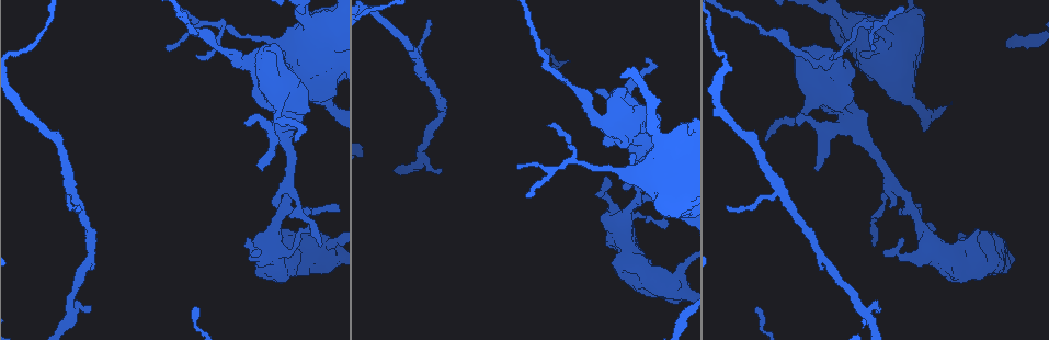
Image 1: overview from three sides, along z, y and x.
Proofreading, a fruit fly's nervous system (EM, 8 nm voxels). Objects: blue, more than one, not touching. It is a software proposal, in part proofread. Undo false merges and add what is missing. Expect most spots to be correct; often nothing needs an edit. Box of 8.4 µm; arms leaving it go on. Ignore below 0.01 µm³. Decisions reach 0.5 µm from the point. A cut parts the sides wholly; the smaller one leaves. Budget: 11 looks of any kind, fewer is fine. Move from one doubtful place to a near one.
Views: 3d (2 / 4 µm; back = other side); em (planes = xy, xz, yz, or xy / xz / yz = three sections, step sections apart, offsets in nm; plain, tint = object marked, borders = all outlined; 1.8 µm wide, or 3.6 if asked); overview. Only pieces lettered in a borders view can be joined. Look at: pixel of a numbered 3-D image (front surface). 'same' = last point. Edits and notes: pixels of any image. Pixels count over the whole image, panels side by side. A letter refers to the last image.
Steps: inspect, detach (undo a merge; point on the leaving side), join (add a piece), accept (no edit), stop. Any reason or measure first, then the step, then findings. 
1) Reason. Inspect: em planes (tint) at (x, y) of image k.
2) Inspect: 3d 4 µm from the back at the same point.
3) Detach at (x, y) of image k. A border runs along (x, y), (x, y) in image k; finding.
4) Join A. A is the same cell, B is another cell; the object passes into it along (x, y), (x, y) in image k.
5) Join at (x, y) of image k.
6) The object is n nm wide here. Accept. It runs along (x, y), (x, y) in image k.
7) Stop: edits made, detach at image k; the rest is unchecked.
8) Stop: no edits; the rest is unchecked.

An open end. Inspect: em yz step 4 (borders) at (294, 140) of image 1.

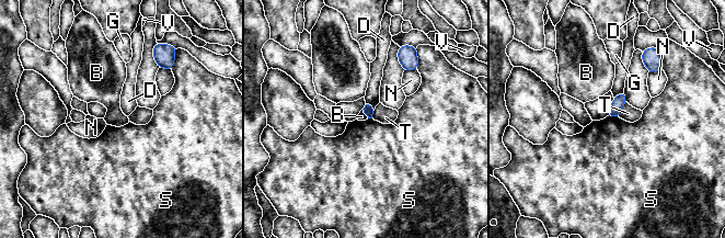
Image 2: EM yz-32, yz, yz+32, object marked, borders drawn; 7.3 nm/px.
Inspect: em planes (borders) at the same point.

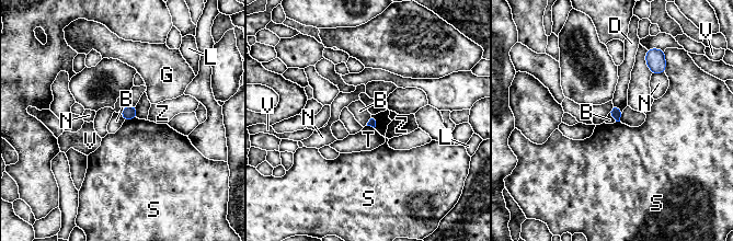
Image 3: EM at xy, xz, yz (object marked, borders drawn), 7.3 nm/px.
Accept. B, D, G, L, N, S, T, V and Z are other cells; a border runs along (119, 112), (124, 121) in image 3; none of them fits.

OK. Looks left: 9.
Abrupt turn. Inspect: 3d 2 µm at (607, 192) of image 1.

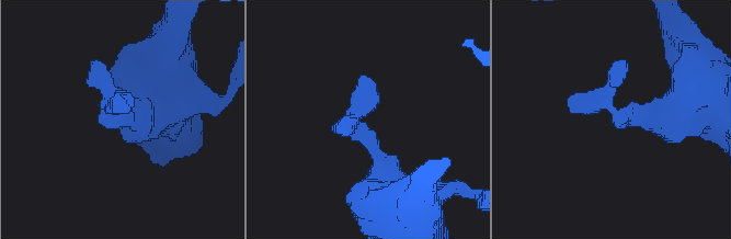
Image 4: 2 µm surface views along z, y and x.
Need the tissue. Inspect: em 3.6 µm xz step 16 (tint) at (616, 116) of image 4.

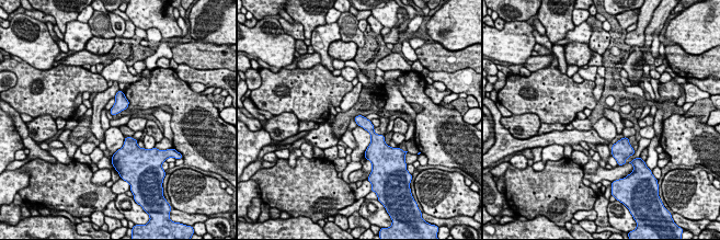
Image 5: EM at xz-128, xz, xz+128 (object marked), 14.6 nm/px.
Cut it another way. Inspect: em 3.6 µm planes (borders) at the same point.

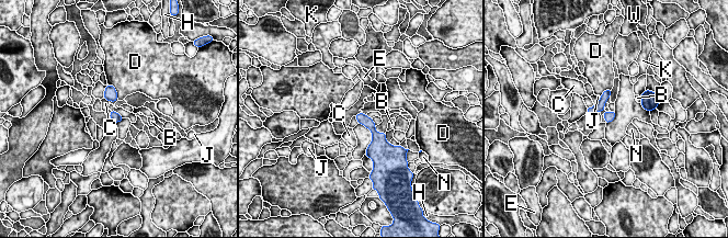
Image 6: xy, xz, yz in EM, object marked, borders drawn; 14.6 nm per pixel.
The longest contact is with D, 260 nm. Accept. B, C, D, E, H, J, K, N and W are other cells; it runs along (359, 116), (372, 127), (380, 139) in image 6; one neuron here.

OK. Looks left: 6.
Free end. Inspect: em planes (borders) at (440, 172) of image 1.

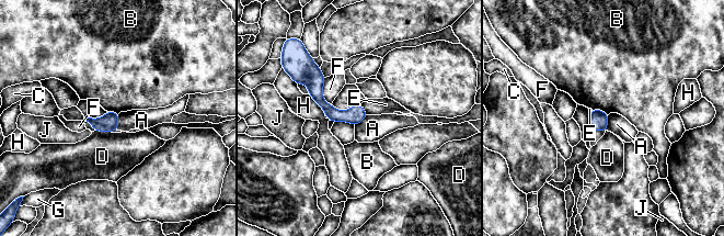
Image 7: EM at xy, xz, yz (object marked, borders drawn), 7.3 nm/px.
The longest contact is with F, 200 nm. Accept. A, B, C, D, E, F, G, H and J are other cells; a border runs along (119, 113), (116, 130) in image 7; none of them fits.

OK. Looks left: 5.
Branch point. Inspect: em planes (tint) at (781, 191) of image 1.

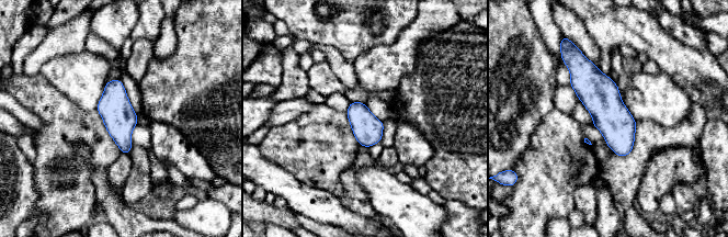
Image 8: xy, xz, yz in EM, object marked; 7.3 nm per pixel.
Inspect: em planes (borders) at the same point.

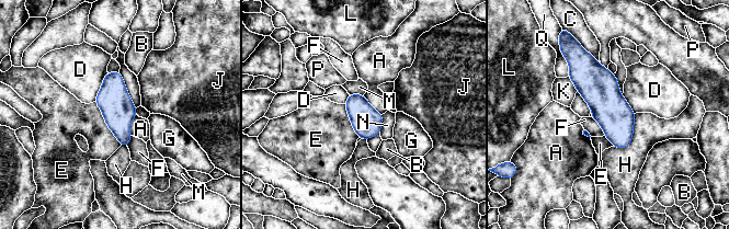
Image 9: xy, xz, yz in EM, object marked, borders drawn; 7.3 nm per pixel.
Accept. A, B, C, D, E, F, G, H, J, K, L, M, N, P and Q are other cells; it runs along (576, 58), (601, 90), (624, 145) in image 9; one neuron here.

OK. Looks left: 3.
Stop: no edits; the rest is unchecked.

